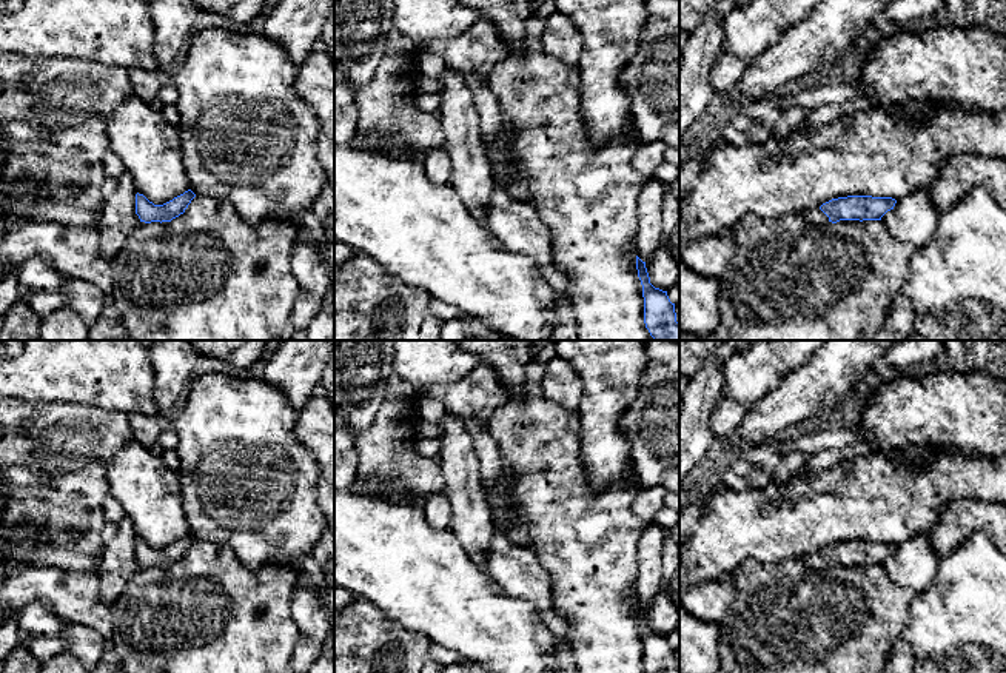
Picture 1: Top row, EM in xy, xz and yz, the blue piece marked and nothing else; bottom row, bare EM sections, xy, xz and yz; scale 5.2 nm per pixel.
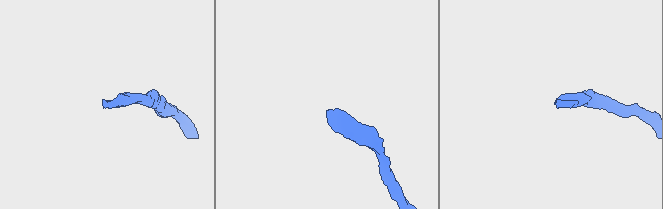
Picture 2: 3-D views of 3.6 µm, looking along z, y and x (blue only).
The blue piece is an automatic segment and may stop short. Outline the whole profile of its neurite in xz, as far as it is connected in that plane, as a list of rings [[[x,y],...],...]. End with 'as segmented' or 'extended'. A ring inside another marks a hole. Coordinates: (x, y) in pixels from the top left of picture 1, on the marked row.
[[[636,256],[638,277],[642,285],[644,323],[655,340],[679,340],[679,323],[676,322],[675,303],[667,291],[655,288],[642,262]]]; as segmented

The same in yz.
[[[847,196],[832,199],[820,208],[795,213],[795,216],[821,226],[840,220],[881,220],[887,211],[894,209],[895,203],[897,200],[892,197]]]; extended

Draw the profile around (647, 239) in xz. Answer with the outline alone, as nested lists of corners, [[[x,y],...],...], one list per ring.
[[[650,179],[638,196],[638,229],[635,234],[636,254],[642,262],[661,248],[662,200],[669,183]]]

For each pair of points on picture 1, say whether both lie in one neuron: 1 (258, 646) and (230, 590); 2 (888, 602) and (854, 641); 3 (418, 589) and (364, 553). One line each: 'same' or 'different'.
1: same
2: same
3: same

